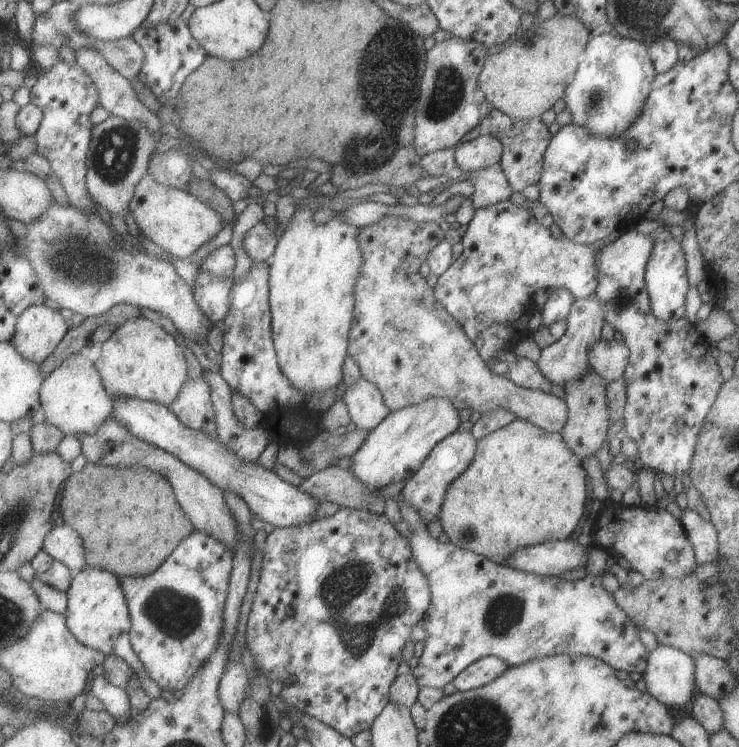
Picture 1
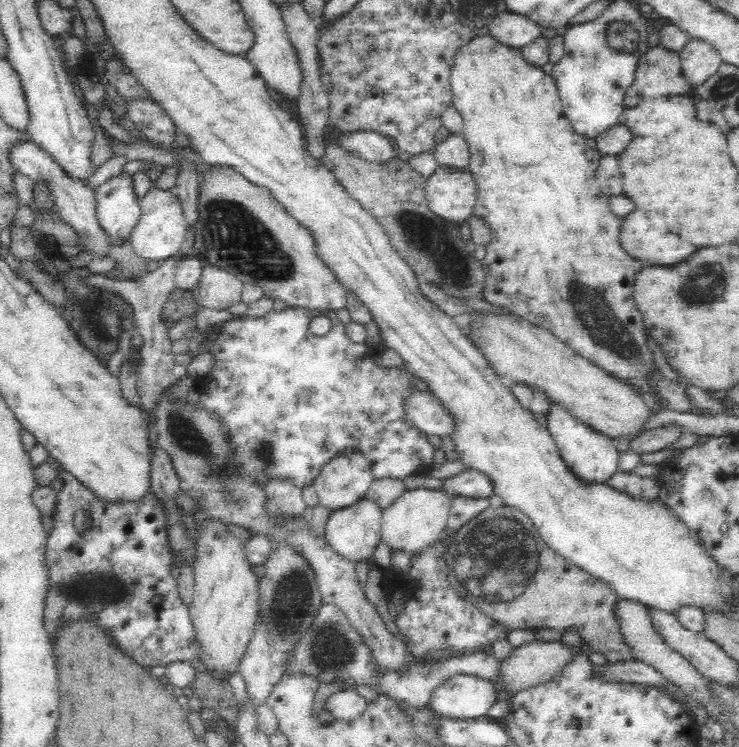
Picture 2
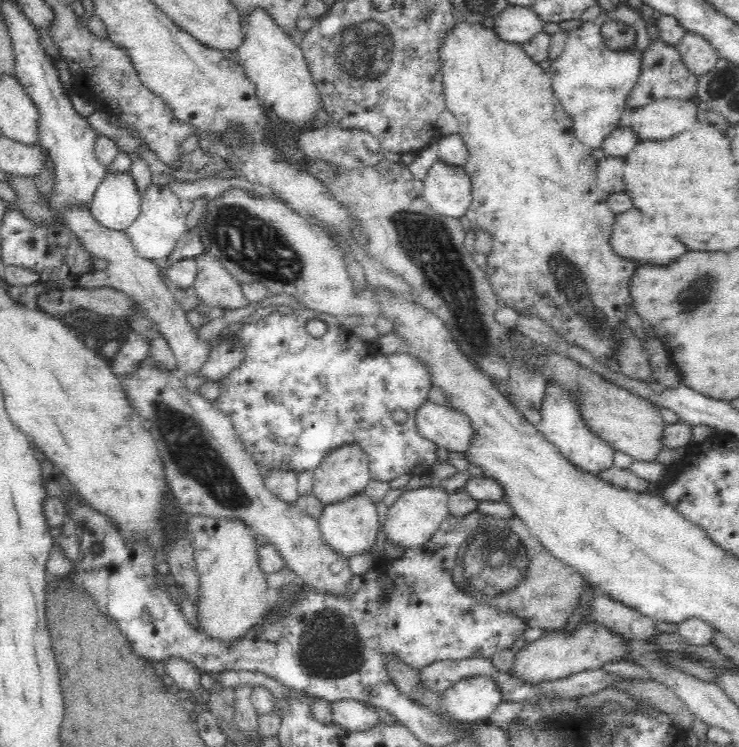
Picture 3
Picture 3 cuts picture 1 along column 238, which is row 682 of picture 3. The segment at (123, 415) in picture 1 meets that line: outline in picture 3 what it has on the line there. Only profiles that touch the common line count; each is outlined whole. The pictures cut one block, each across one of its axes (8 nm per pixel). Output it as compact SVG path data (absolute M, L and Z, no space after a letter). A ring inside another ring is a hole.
M486 676L461 678L439 693L439 708L460 723L486 722L500 702L500 689Z

